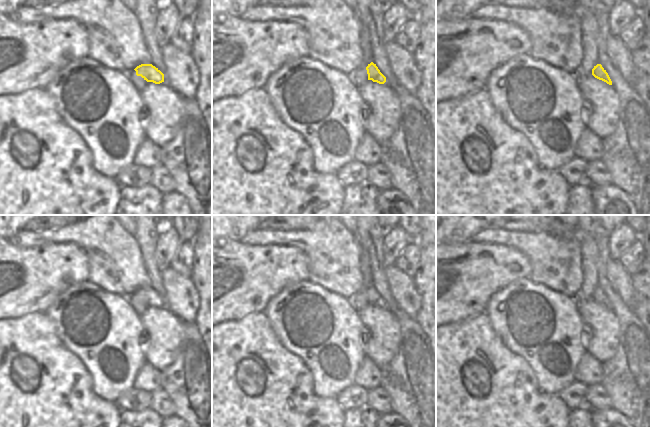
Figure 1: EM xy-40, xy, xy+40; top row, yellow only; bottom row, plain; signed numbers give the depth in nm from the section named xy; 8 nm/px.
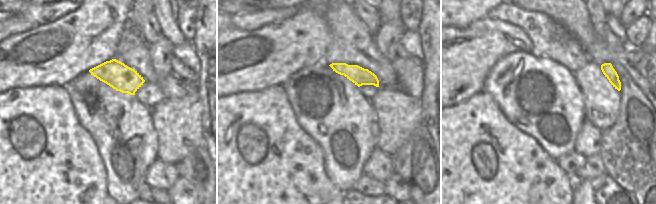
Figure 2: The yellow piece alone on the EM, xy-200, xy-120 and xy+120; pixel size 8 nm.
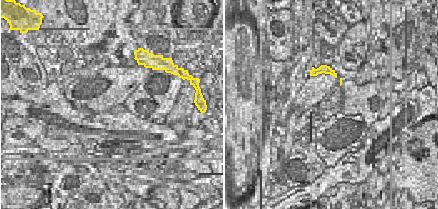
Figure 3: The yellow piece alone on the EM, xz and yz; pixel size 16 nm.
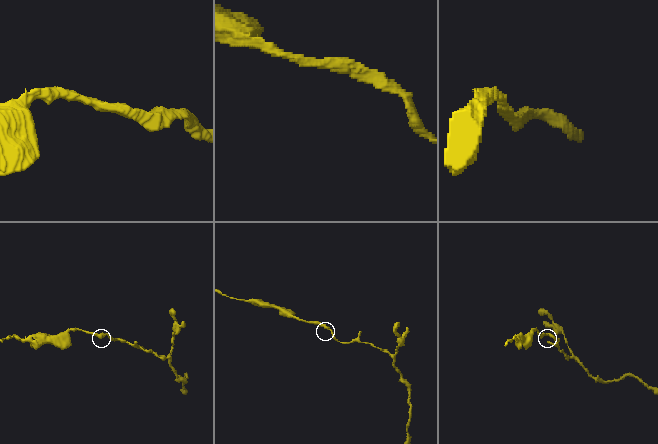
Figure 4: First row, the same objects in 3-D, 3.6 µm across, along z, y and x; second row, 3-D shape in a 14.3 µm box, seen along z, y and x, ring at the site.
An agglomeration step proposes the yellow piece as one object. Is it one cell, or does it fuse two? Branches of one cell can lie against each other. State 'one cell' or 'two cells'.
one cell

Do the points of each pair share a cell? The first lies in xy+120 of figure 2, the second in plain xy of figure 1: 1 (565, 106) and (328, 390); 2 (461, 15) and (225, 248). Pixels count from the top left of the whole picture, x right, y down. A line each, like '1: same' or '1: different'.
1: same
2: different

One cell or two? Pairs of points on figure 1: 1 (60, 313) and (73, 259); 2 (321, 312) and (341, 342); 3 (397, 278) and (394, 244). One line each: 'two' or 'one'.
1: two
2: one
3: two

